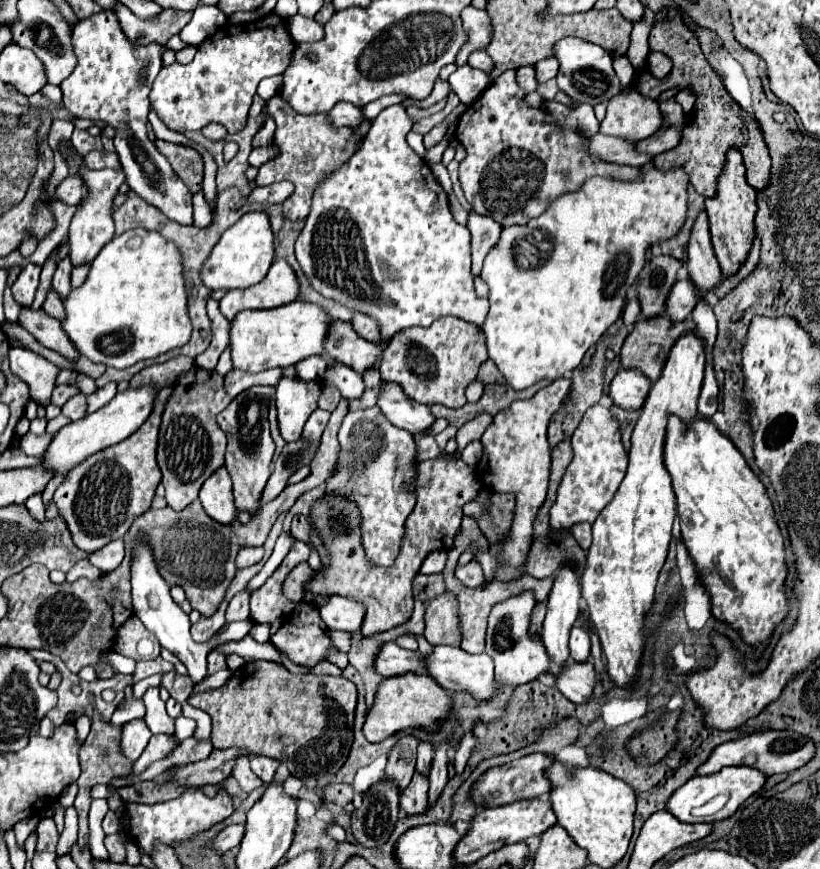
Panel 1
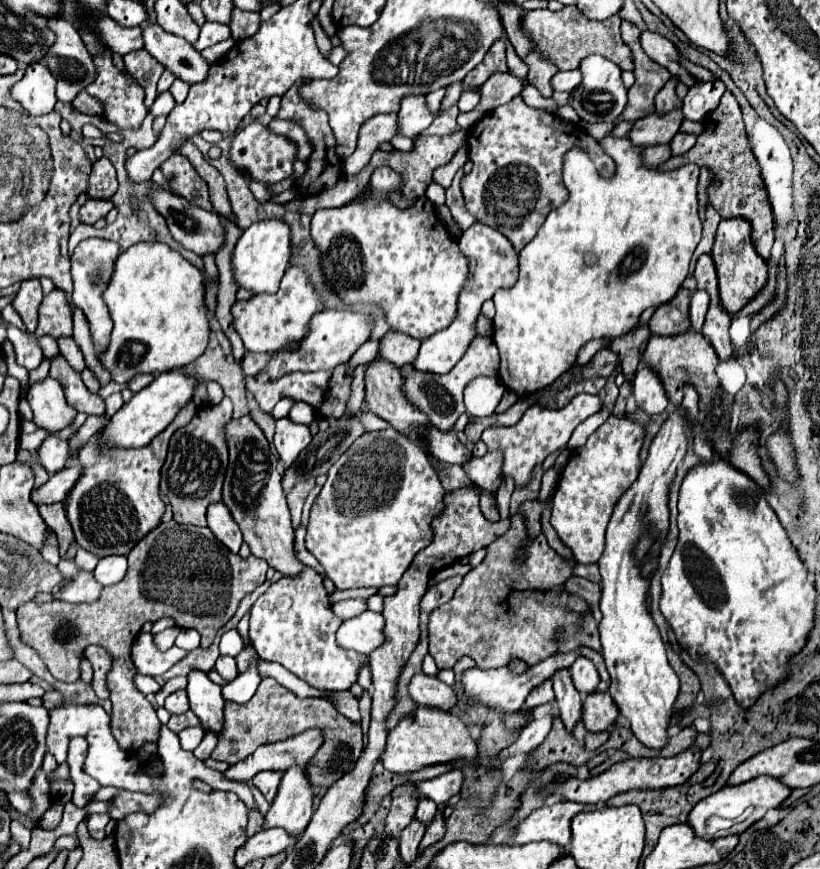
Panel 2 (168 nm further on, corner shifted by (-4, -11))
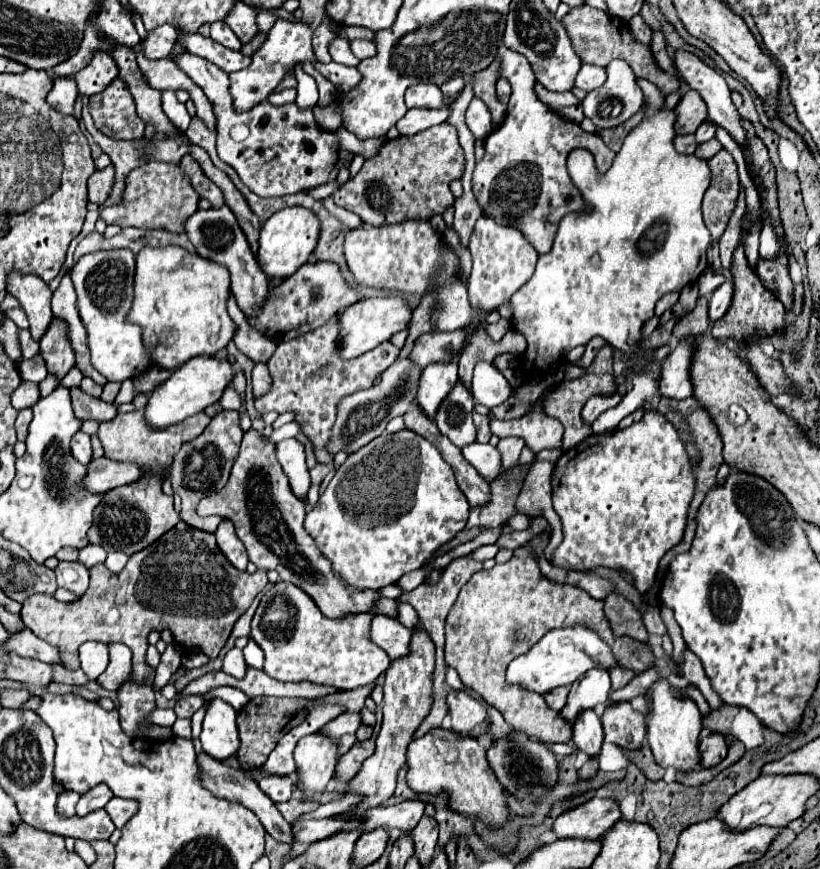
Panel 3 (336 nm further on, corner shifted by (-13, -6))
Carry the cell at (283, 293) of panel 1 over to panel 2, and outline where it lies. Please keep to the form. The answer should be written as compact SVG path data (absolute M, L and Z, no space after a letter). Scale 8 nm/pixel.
M291 266L287 268L281 288L275 294L257 294L249 300L239 300L233 304L233 326L241 336L243 344L251 352L275 352L289 342L301 340L309 332L309 320L313 314L323 310L319 294L309 284L305 270Z

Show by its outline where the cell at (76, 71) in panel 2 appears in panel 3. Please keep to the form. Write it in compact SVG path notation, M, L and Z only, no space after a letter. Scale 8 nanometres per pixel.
M98 51L92 63L74 75L74 81L78 83L78 91L90 97L98 91L104 91L116 77L118 77L116 61L108 53Z

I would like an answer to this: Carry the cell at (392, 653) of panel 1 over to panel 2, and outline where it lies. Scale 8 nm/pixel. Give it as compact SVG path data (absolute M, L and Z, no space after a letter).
M417 672L417 676L413 676L407 690L409 690L409 696L417 704L423 704L423 706L429 706L429 708L453 710L455 702L457 702L455 690L451 686L447 686L439 678L427 676L423 672Z

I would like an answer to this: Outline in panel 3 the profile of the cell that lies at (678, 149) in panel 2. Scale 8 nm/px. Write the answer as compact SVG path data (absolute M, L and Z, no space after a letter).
M702 123L700 127L698 127L698 131L694 133L696 135L696 141L698 143L704 143L704 141L710 141L710 139L714 139L714 135L716 135L716 127L714 127L714 123Z

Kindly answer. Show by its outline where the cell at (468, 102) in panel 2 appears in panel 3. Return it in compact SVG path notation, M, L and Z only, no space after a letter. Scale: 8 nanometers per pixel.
M472 99L468 111L466 111L466 125L474 133L476 139L484 139L492 131L492 117L488 107L480 99Z

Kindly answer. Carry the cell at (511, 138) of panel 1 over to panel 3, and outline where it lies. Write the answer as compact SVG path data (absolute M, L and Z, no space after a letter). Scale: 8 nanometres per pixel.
M502 45L498 49L498 57L502 59L502 65L500 65L502 77L506 77L512 85L512 95L508 101L508 111L506 111L504 123L486 139L486 153L484 153L482 161L476 163L476 169L472 175L474 195L476 195L478 205L484 209L484 213L488 217L492 217L498 225L510 225L510 227L520 229L538 253L546 253L546 251L550 251L550 247L554 243L554 235L558 231L560 219L568 213L588 211L580 191L572 183L568 169L566 169L566 159L568 159L570 151L572 149L588 149L596 159L598 173L606 173L610 169L610 165L614 161L614 153L604 145L604 141L598 135L584 133L578 123L574 123L570 119L566 121L564 117L560 117L556 111L546 107L536 97L536 93L532 89L536 79L534 79L532 67L524 55L510 51L508 47Z

